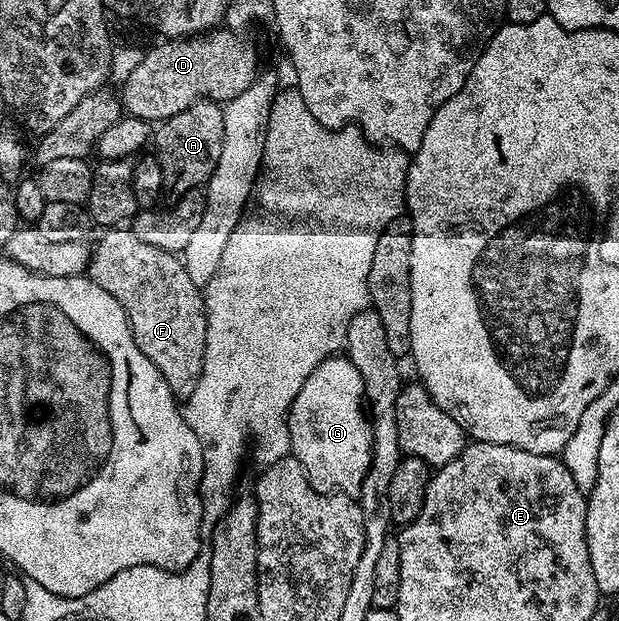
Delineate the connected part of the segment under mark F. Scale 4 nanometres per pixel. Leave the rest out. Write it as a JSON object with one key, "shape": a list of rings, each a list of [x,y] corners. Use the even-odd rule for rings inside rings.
{"shape":[[[108,227],[103,230],[100,242],[95,242],[92,258],[88,261],[87,277],[102,291],[110,291],[114,299],[126,311],[128,325],[132,328],[134,343],[162,371],[170,391],[178,399],[186,399],[194,395],[194,387],[198,387],[198,379],[202,379],[202,361],[206,355],[206,323],[208,312],[204,309],[204,295],[201,286],[196,285],[187,274],[183,260],[177,254],[167,253],[158,247],[150,247],[143,239],[134,235],[131,227]]]}

